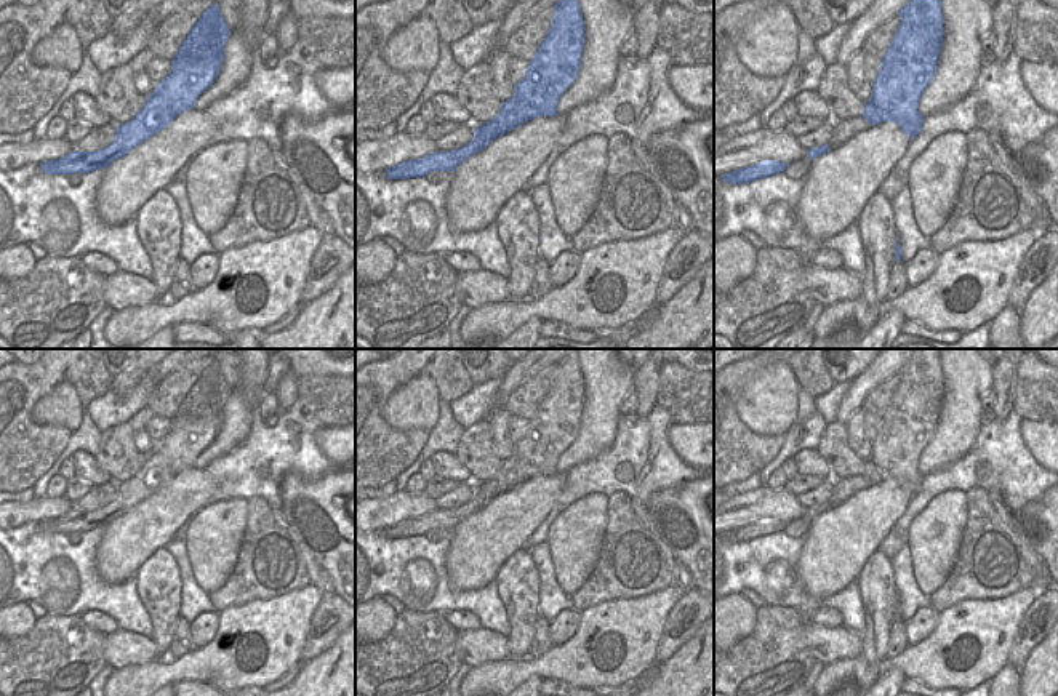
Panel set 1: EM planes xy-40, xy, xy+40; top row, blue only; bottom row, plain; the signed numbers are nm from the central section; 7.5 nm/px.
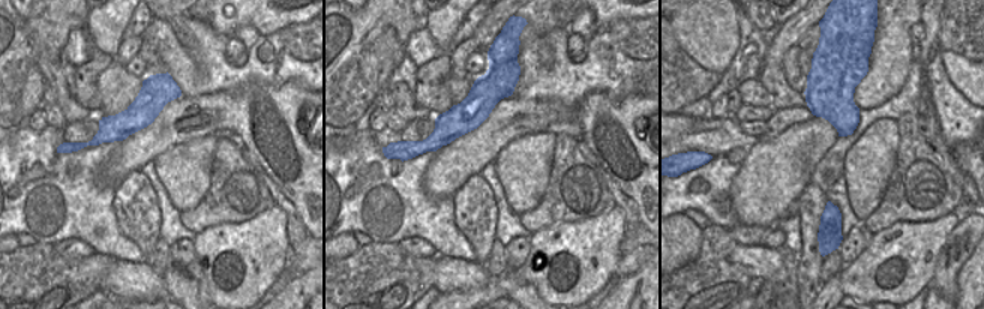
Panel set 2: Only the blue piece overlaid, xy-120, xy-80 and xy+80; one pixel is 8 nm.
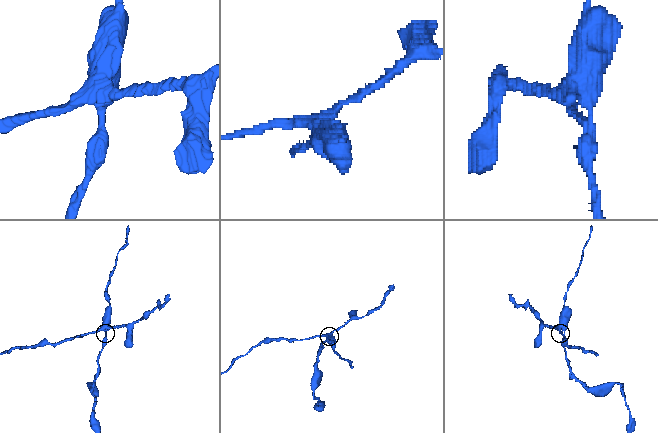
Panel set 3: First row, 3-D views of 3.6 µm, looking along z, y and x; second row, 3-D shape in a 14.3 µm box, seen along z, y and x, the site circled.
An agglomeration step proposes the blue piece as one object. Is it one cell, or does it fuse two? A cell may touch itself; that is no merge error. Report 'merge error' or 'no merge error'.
merge error

